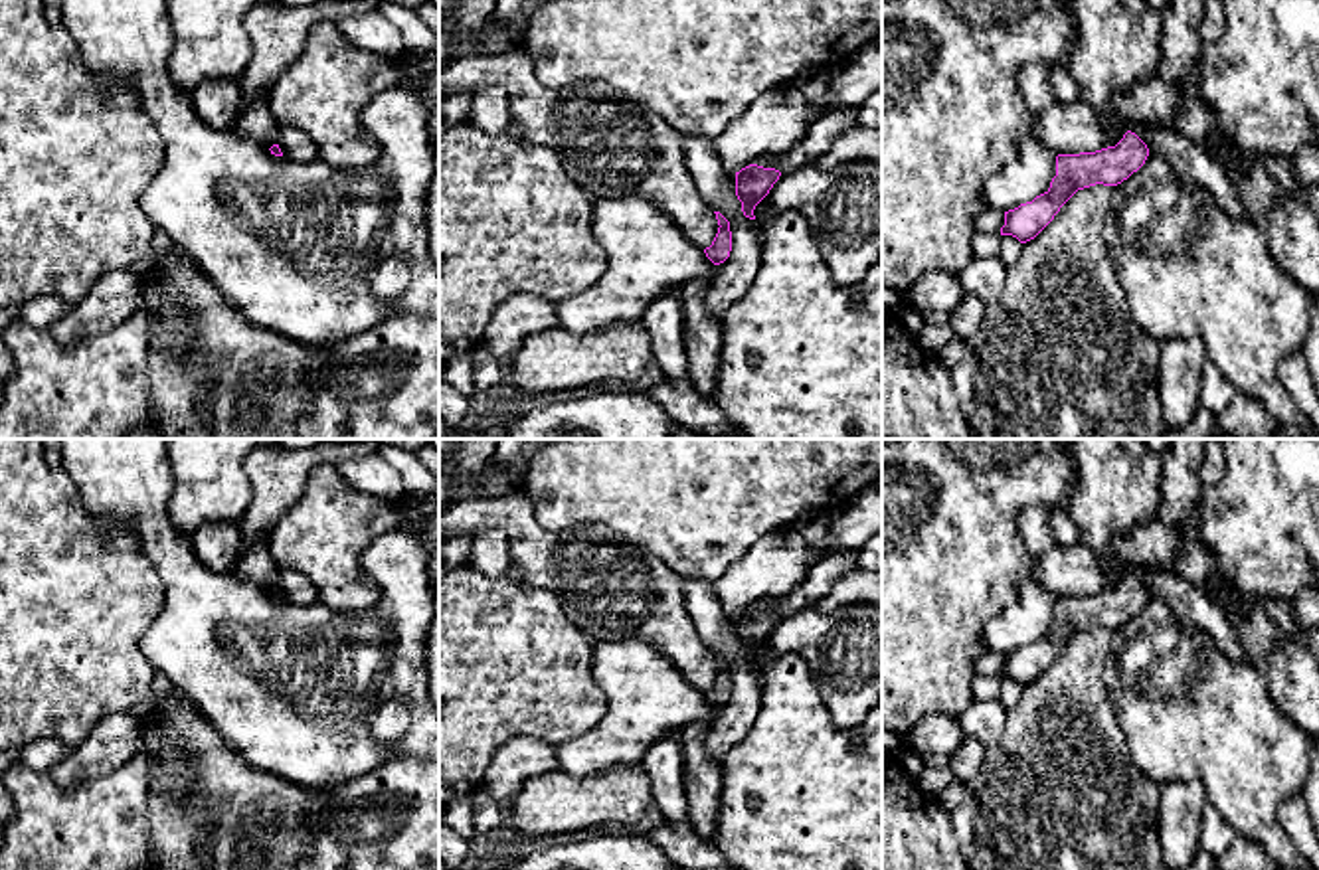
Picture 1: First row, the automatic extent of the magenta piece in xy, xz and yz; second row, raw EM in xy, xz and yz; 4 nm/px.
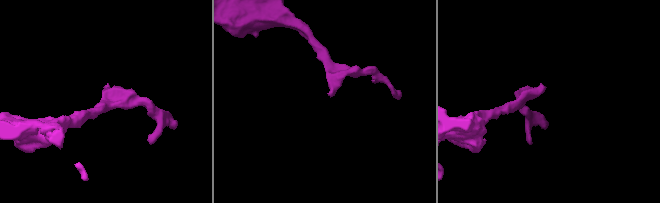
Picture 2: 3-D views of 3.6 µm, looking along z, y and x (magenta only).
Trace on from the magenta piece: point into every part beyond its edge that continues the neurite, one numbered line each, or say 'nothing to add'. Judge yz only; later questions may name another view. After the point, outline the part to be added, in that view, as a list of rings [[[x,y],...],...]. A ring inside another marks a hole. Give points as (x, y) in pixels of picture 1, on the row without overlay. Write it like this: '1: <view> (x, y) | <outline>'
1: yz (1193, 564) | [[[1188,534],[1181,538],[1181,552],[1177,560],[1167,567],[1163,569],[1131,567],[1131,575],[1135,575],[1143,585],[1145,575],[1149,571],[1171,573],[1175,577],[1198,585],[1200,589],[1210,589],[1214,593],[1224,593],[1228,589],[1222,573],[1216,567],[1216,560],[1196,538]]]

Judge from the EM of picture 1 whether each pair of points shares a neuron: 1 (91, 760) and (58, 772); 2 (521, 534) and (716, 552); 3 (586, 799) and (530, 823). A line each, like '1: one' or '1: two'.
1: one
2: two
3: one

